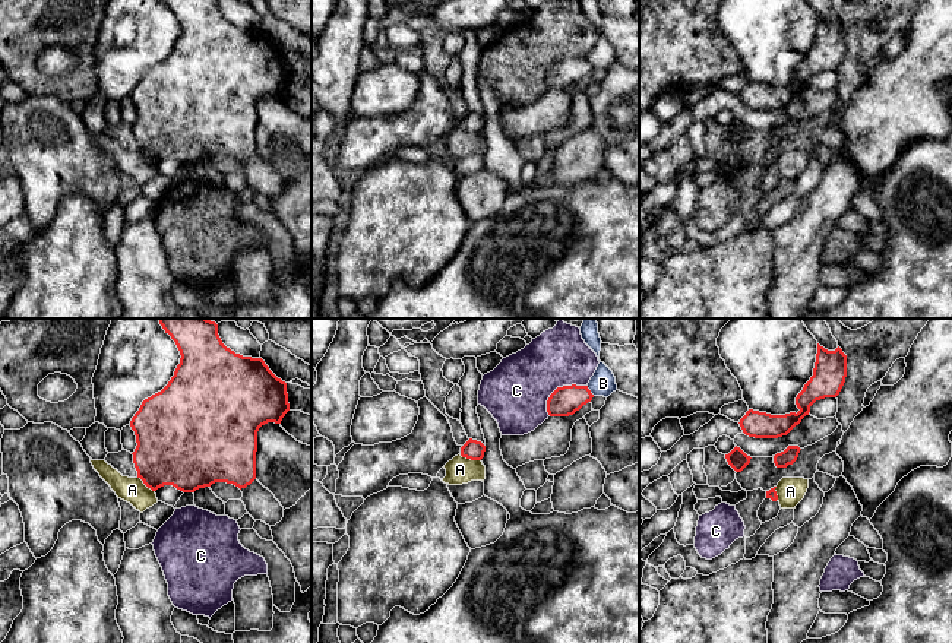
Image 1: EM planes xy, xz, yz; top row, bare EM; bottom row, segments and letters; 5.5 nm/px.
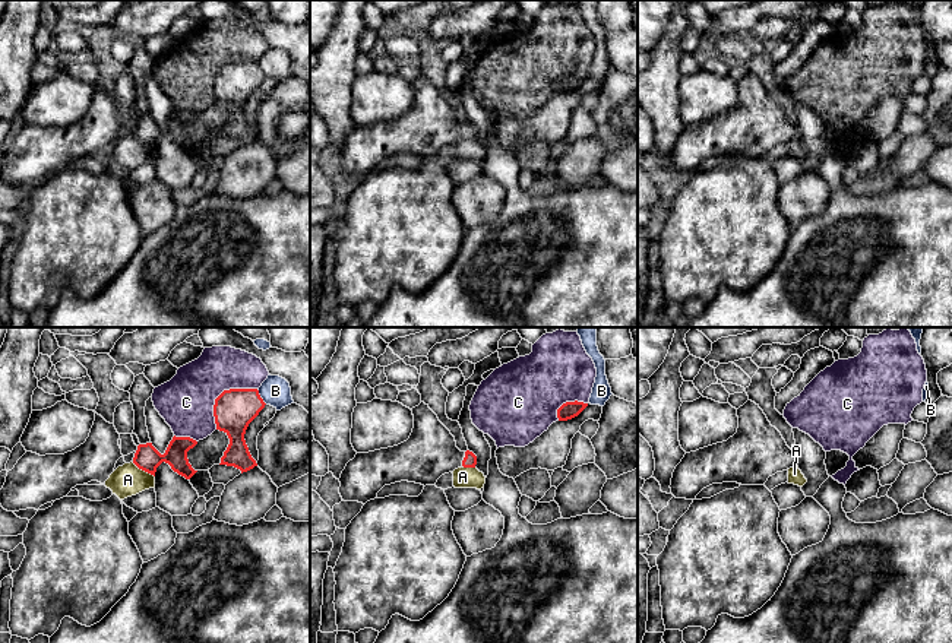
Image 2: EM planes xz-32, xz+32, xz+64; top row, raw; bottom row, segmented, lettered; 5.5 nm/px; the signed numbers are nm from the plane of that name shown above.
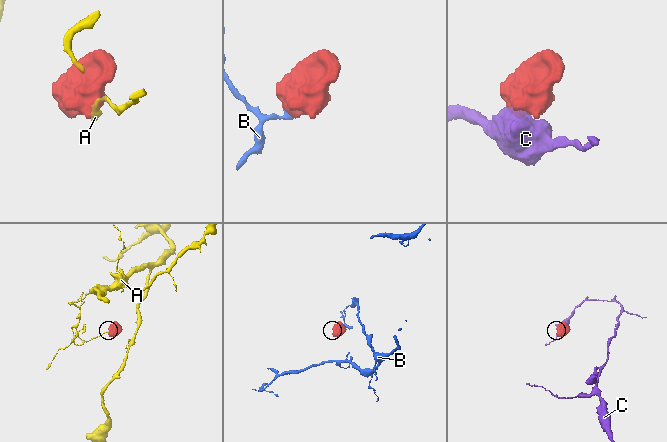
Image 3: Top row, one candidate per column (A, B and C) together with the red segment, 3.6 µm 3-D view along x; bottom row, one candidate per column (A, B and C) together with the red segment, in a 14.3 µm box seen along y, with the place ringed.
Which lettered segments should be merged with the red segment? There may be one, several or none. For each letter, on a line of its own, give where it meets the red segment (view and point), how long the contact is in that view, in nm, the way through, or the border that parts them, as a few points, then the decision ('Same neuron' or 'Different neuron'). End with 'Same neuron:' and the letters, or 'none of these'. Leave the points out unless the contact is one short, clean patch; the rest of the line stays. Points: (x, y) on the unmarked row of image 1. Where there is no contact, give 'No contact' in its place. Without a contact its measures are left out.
A: Touches red at xz (470, 130). Shared border 120 nm. Boundary: xz (459, 127), (480, 133). Different neuron
B: Touches red at xz (590, 63). Shared border 70 nm. Boundary: xz (587, 59), (594, 67). Different neuron
C: Touches red at xz (559, 60). Shared border 280 nm. Different neuron
Same neuron: none of these

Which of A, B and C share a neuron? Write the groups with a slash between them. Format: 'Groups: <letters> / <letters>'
Groups: A / B / C

